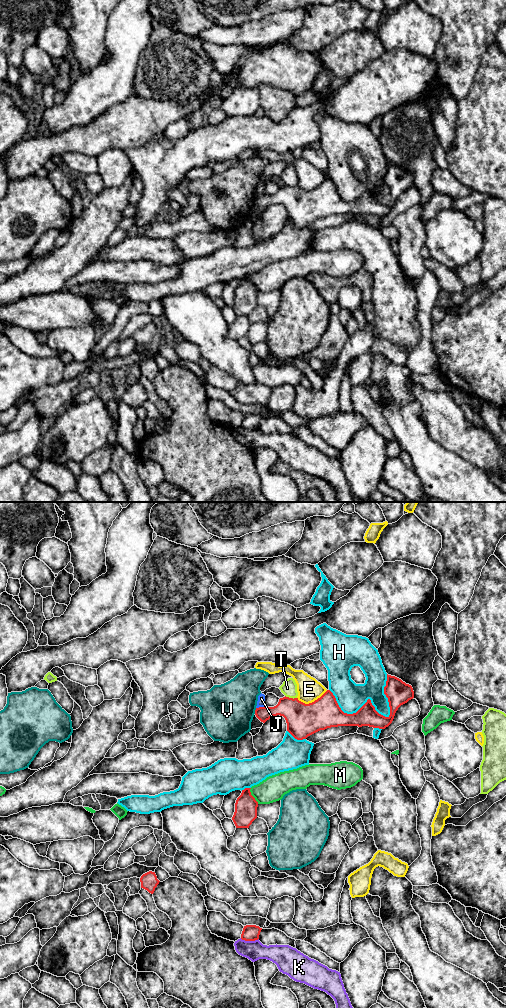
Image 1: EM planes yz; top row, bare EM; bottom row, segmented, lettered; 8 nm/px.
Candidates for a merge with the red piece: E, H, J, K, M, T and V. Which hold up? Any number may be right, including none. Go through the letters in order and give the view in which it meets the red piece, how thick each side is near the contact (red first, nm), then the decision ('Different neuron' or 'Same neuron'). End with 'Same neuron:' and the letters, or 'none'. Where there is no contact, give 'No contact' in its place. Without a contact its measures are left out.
E: Touches red in yz. Thickness 260 nm (red) against 190 nm. Different neuron
H: Touches red in yz. Thickness 200 nm (red) against 220 nm. Different neuron
J: Touches red in yz. Thickness 180 nm (red) against 60 nm. Different neuron
K: Touches red in yz. Thickness 130 nm (red) against 160 nm. Different neuron
M: Touches red in yz. Thickness 180 nm (red) against 200 nm. Different neuron
T: Touches red in yz. Thickness 260 nm (red) against 130 nm. Different neuron
V: Touches red in yz. Thickness 140 nm (red) against 420 nm. Different neuron
Same neuron: none

